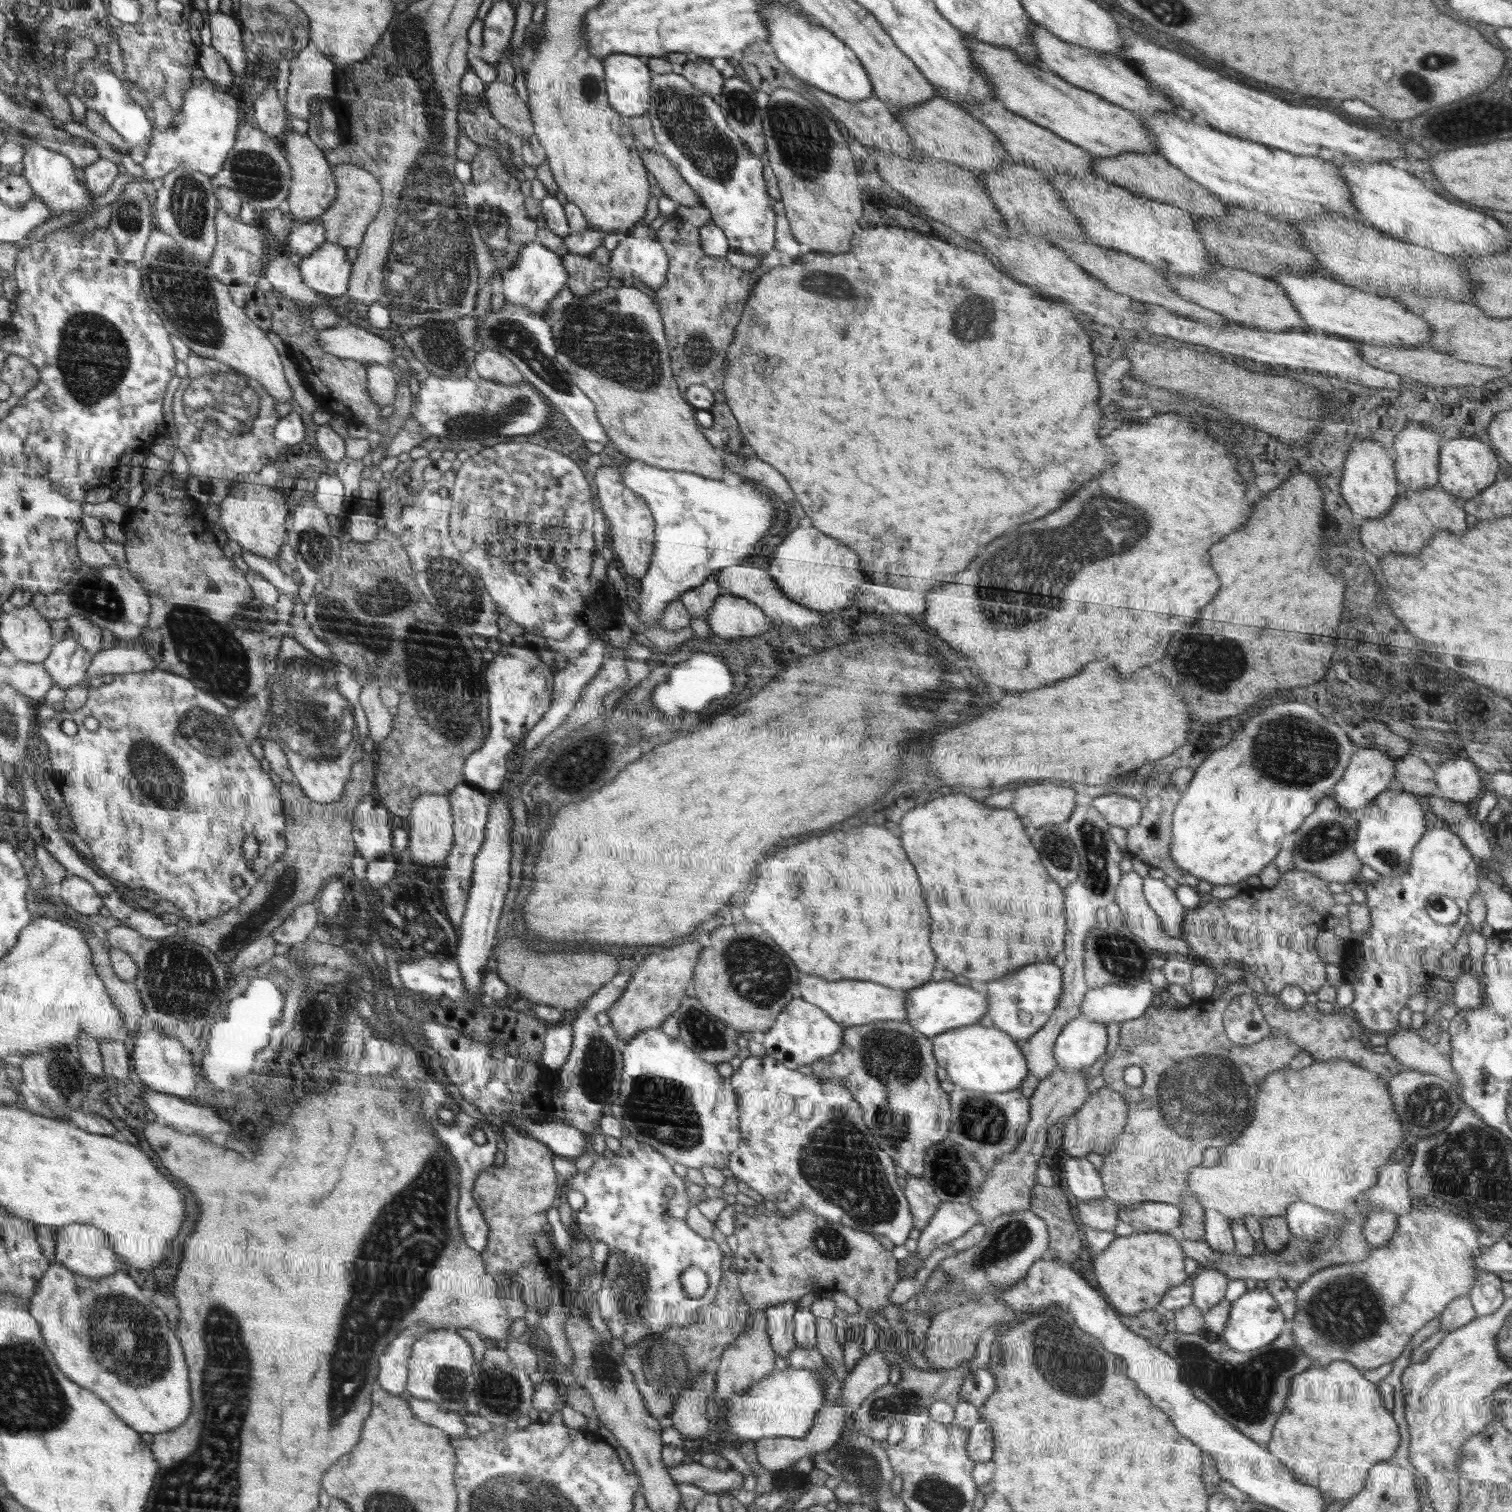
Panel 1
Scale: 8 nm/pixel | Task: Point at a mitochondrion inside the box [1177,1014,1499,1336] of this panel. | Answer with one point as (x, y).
(1429, 1106)

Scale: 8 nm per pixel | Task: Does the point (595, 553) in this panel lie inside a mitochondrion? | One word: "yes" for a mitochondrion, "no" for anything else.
no

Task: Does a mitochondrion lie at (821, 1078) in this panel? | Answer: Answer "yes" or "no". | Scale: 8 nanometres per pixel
no

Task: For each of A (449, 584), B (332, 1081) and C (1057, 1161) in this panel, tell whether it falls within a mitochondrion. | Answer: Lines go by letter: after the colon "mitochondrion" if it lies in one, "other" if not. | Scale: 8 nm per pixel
A: mitochondrion
B: other
C: other

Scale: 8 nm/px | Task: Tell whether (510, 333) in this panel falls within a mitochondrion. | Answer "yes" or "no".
yes

